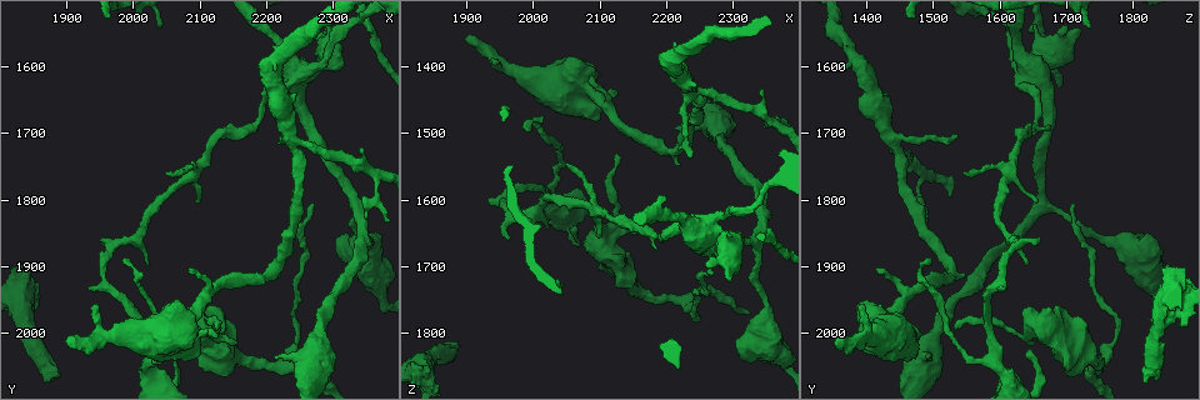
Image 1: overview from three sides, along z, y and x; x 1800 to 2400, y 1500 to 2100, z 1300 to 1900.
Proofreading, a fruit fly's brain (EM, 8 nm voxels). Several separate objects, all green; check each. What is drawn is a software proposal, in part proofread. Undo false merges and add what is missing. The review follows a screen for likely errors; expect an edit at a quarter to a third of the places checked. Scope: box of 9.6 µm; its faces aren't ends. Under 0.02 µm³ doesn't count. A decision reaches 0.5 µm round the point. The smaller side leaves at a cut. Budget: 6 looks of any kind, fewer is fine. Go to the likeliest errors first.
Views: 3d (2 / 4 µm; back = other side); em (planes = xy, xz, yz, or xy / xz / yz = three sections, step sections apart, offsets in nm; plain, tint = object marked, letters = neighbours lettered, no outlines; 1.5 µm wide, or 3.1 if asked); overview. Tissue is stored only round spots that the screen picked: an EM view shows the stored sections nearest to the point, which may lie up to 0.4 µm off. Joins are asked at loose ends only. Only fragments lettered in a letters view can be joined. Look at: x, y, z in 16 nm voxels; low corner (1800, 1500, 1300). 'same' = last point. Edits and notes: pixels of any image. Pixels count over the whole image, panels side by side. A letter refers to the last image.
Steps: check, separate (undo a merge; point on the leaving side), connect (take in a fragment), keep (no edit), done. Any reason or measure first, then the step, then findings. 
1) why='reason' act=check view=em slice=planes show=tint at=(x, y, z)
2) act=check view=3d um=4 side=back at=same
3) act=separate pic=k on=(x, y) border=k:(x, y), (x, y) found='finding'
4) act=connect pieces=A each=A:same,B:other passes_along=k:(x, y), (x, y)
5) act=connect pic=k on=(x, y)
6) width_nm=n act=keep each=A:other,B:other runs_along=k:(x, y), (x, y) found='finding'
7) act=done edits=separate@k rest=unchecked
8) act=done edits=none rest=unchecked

why='branch stops here' act=check view=3d um=4 at=(1870, 2070, 1825)

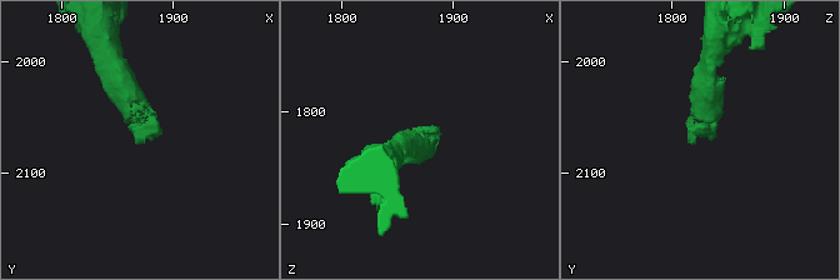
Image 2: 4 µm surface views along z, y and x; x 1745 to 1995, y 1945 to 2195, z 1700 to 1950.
why='shape alone is not enough' act=check view=em slice=yz step=8 show=tint at=(1870, 2072, 1820)

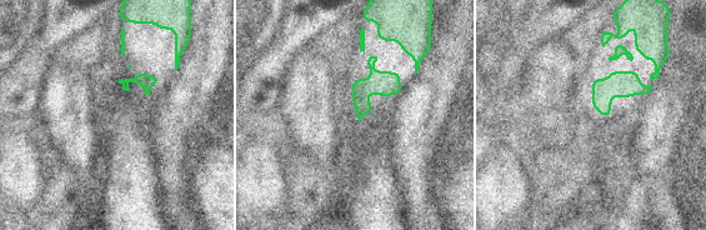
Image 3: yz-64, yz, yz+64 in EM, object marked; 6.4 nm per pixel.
why='another direction' act=check view=em slice=planes show=letters at=same

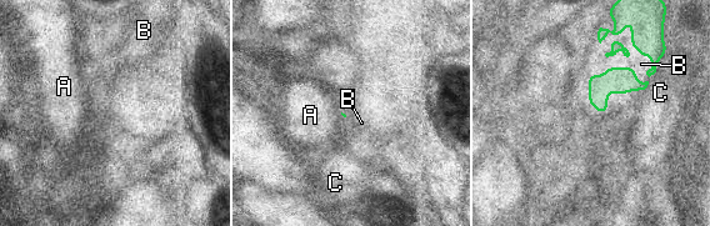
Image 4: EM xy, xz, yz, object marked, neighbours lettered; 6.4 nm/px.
act=keep each=A:other,B:other,C:other border=4:(604, 54), (630, 55) found='no lettered fragment goes on from it'

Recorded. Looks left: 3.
why='three arms meet' act=check view=em slice=planes show=letters at=(2240, 1720, 1440)

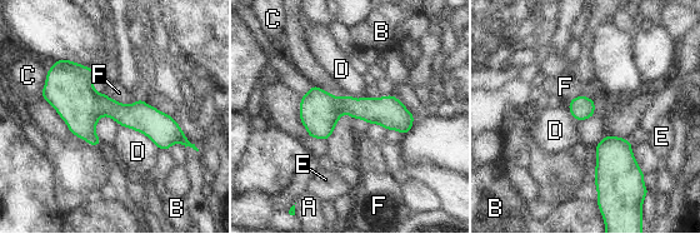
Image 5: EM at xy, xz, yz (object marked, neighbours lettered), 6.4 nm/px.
act=keep each=A:other,B:other,C:other,D:other,E:other,F:other border=5:(121, 127), (143, 133), (160, 149) found='one neuron here'

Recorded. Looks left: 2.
why='thin end' act=check view=3d um=2 at=(2085, 1905, 1420)

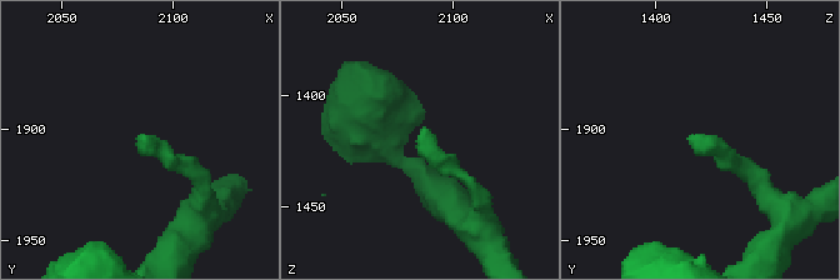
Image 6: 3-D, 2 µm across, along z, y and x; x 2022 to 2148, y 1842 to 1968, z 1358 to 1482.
why='need the tissue' act=check view=em slice=planes show=letters at=(2086, 1904, 1415)

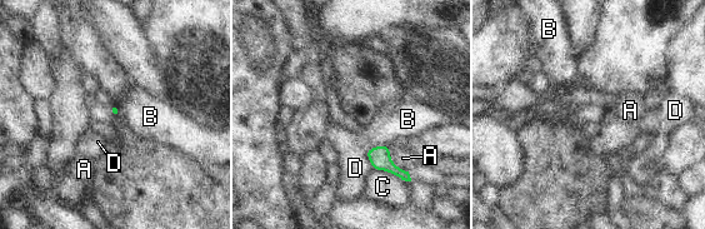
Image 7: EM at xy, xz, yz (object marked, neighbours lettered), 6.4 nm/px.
act=keep each=A:other,B:other,C:other,D:other border=7:(388, 145), (375, 145), (365, 152) found='no lettered fragment goes on from it'

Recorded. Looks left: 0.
act=done edits=none rest=unchecked

